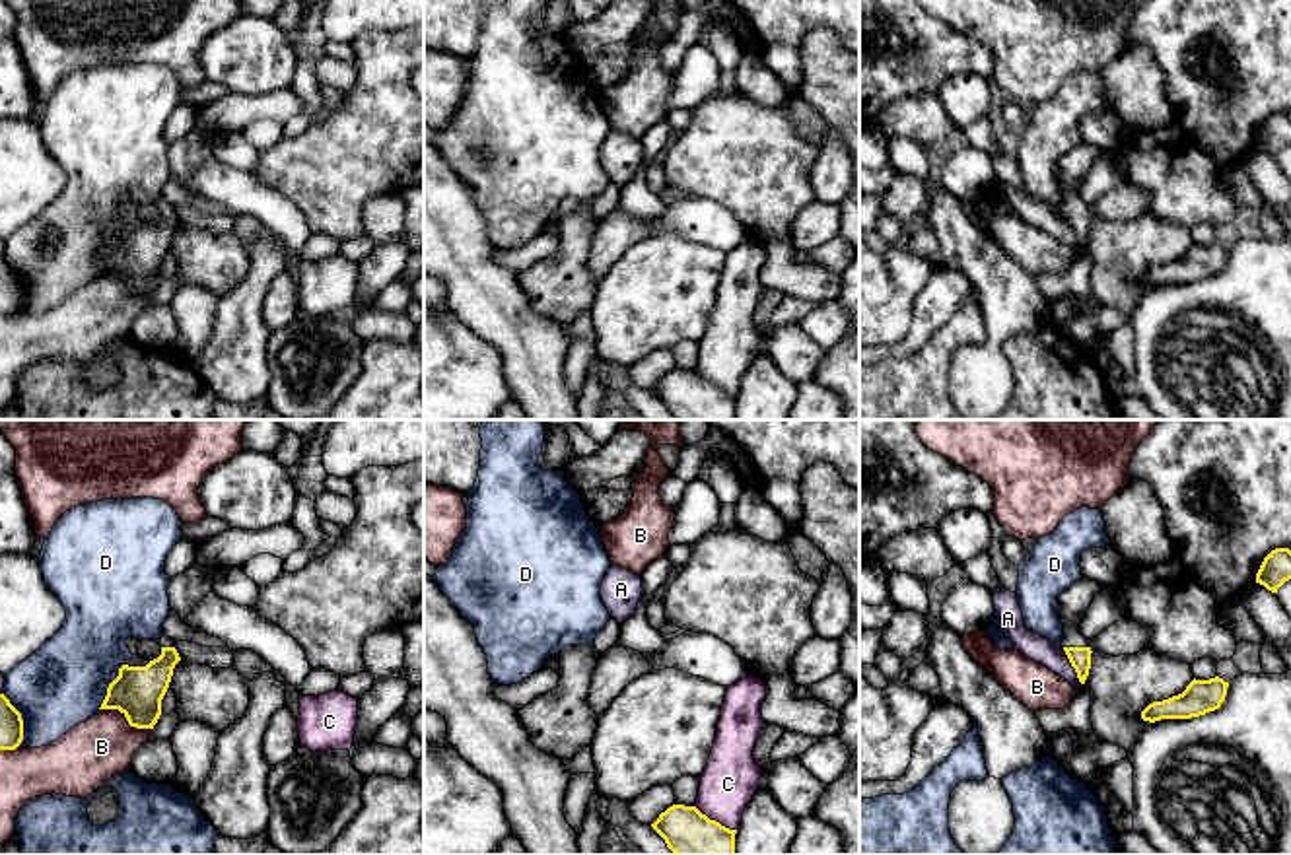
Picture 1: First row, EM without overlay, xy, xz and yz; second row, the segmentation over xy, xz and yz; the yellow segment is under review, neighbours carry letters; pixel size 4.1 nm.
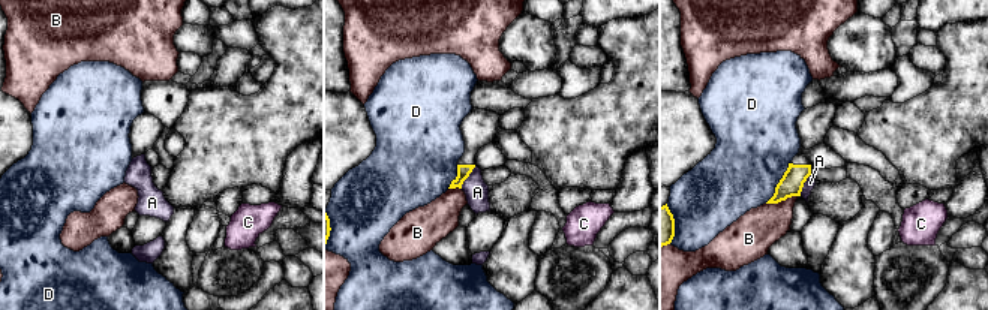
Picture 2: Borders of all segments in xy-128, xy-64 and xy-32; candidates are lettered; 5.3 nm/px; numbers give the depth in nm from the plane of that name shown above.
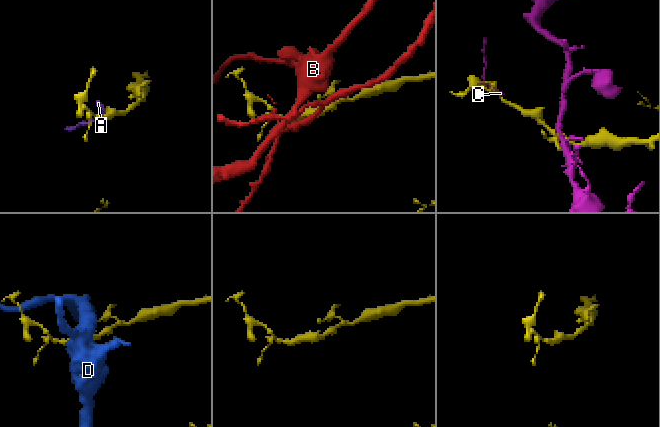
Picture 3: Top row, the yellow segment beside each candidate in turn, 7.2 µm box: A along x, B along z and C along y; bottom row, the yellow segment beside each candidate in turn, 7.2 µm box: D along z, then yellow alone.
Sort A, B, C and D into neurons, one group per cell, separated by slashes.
A / B / C / D

